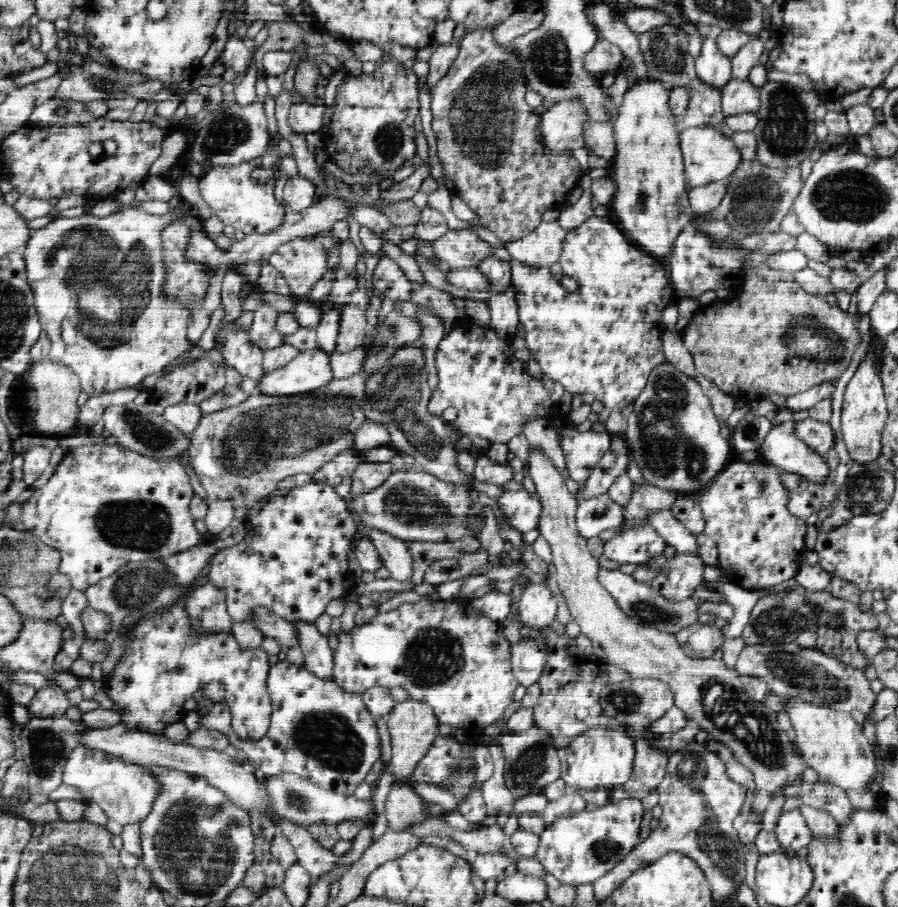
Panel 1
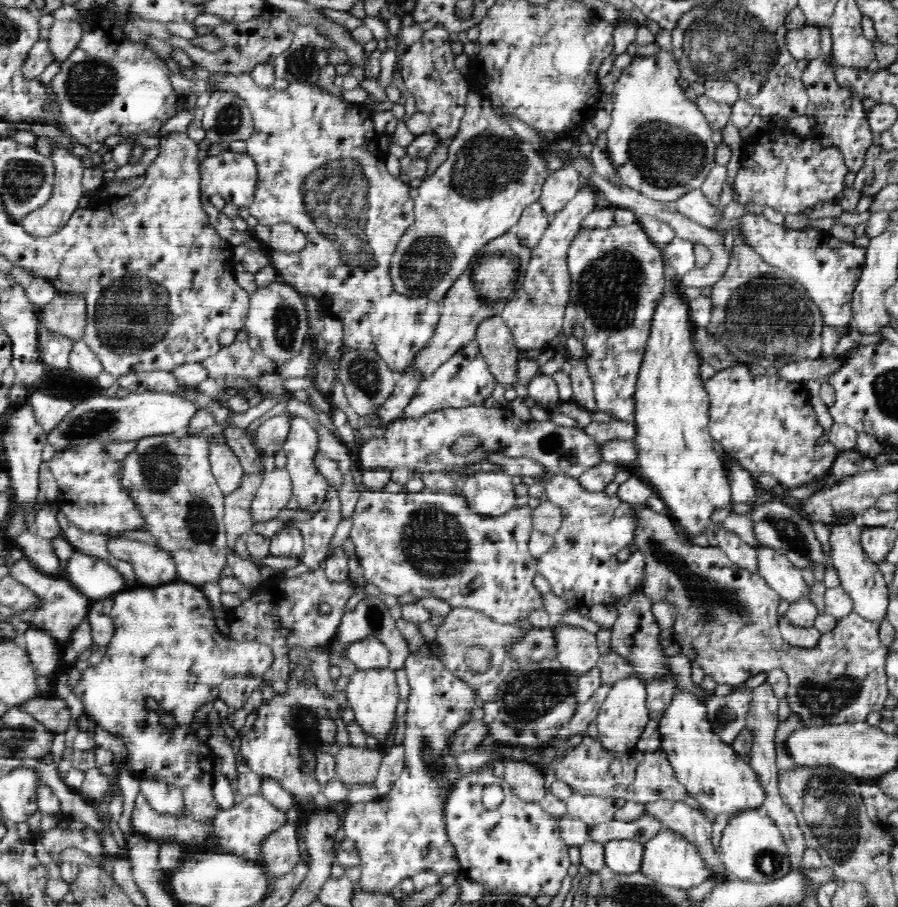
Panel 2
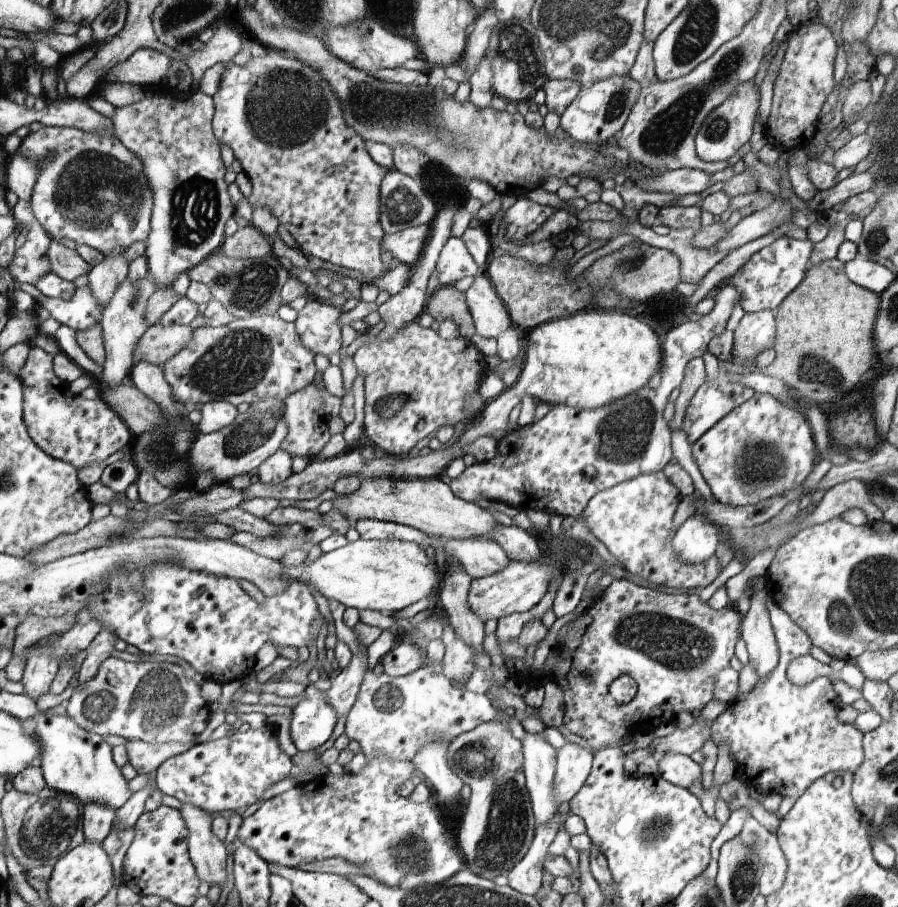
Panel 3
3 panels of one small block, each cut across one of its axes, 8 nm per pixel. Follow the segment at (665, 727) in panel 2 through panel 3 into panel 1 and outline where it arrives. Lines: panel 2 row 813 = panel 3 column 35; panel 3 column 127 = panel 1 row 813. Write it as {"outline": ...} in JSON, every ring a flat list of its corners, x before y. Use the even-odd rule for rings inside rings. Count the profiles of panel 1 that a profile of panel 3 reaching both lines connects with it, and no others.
{"outline":[[798,808,781,811,773,831,783,851,806,848,813,838,813,832,809,830,806,819]]}

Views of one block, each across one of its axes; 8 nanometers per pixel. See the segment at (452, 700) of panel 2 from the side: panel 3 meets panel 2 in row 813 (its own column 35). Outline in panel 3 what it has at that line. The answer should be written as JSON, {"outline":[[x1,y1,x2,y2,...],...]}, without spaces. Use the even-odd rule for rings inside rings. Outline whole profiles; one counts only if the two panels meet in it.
{"outline":[[31,343,19,377,23,383,23,421,34,441,52,458,80,470,92,464,104,464,112,454,131,445,130,428,100,396,88,400,74,394,69,383,58,378,54,363,52,353]]}

